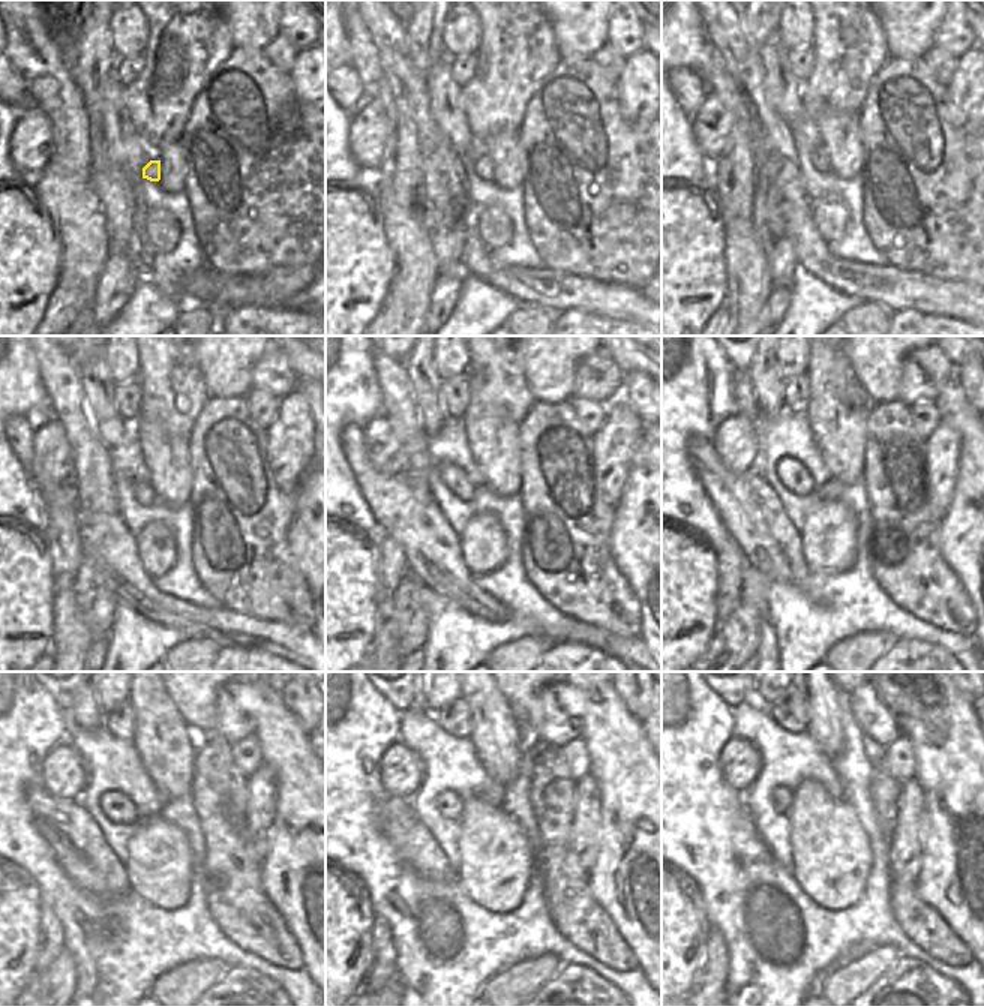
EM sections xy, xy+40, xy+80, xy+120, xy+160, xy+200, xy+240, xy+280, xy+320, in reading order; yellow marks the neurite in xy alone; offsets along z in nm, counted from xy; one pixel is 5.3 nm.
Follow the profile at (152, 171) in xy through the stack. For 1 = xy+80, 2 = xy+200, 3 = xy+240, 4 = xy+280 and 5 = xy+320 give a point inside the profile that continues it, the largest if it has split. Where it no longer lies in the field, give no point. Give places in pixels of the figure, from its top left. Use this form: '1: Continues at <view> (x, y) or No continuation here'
1: Continues at xy+80 (821, 158)
2: Continues at xy+200 (794, 477)
3: Continues at xy+240 (117, 808)
4: Continues at xy+280 (449, 804)
5: Continues at xy+320 (782, 798).

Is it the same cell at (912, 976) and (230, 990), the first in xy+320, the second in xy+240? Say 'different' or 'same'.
same

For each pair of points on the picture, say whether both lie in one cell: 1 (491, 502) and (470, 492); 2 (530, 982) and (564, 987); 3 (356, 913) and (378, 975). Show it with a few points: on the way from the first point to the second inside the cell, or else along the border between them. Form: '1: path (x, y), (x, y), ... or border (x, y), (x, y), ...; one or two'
1: border (453, 492), (458, 491), (465, 498), (477, 494); two
2: border (563, 964), (537, 990); two
3: border (372, 924), (372, 961), (360, 990); two

